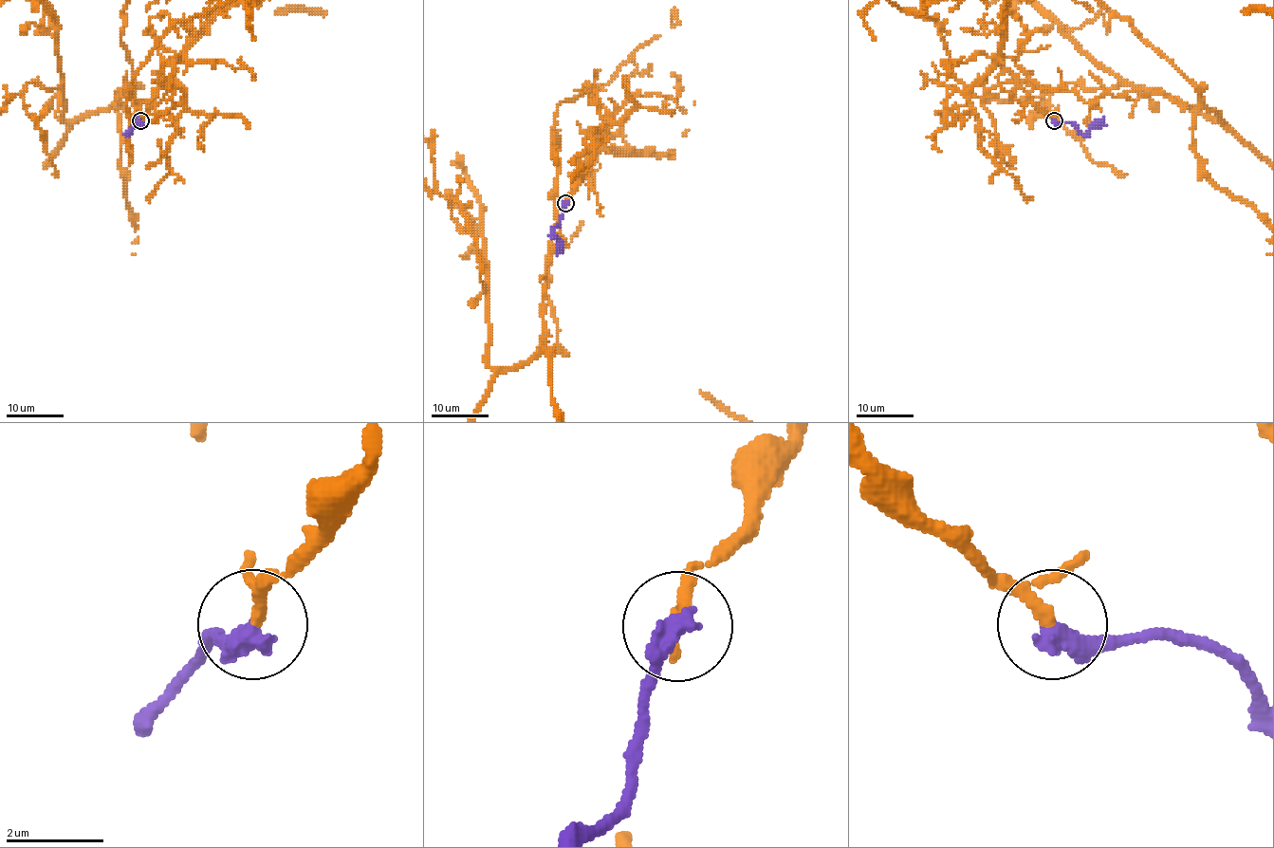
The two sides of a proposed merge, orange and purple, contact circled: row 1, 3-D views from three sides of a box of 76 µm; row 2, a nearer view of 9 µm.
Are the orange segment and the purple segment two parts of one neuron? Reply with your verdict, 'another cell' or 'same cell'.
same cell

